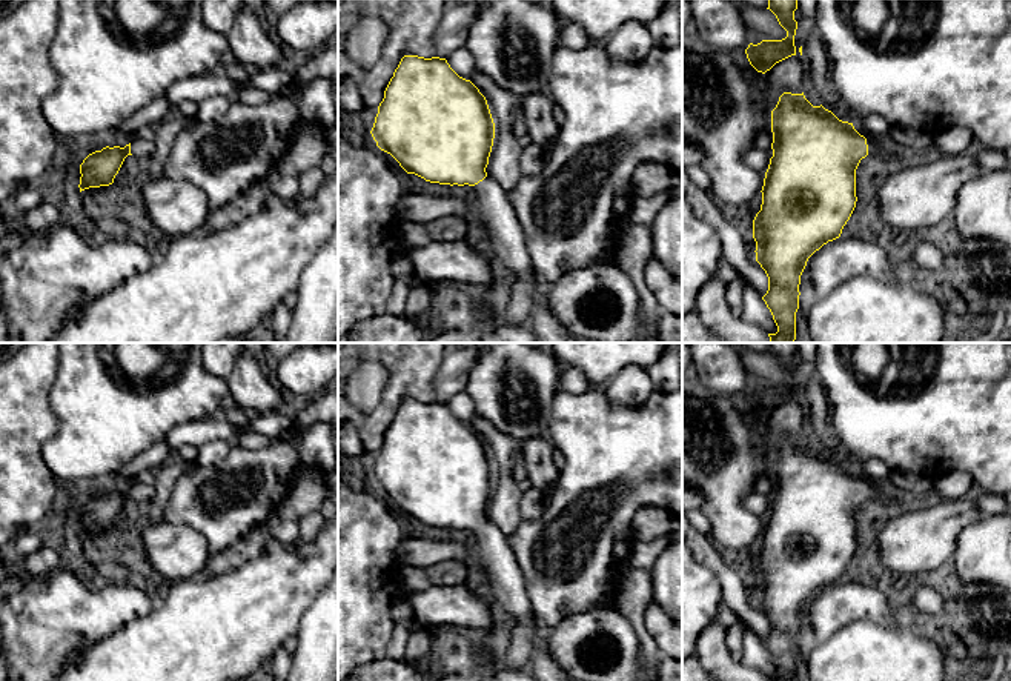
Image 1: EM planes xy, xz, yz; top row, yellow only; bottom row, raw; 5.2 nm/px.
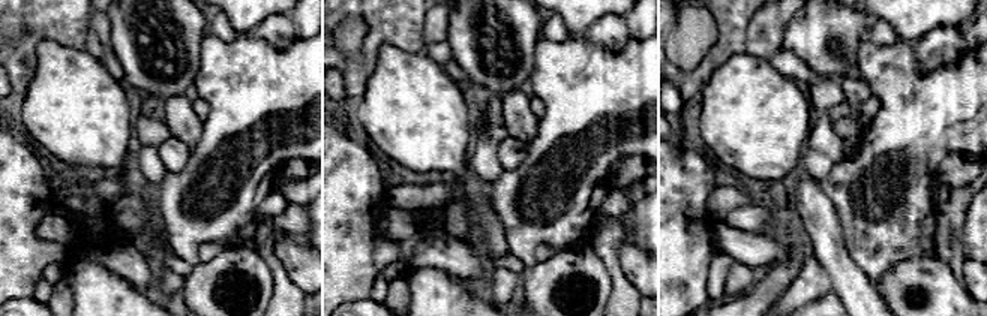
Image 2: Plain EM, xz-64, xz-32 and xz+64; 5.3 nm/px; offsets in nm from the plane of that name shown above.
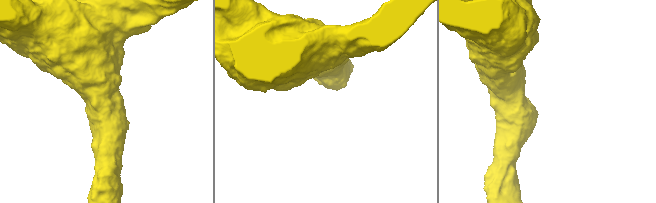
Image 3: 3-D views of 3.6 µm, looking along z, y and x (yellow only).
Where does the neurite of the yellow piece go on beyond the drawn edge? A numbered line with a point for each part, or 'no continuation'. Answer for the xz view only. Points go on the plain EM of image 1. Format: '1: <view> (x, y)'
1: xz (506, 586)

